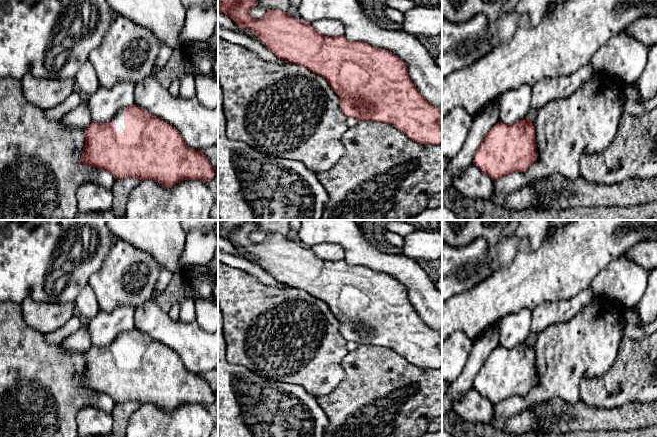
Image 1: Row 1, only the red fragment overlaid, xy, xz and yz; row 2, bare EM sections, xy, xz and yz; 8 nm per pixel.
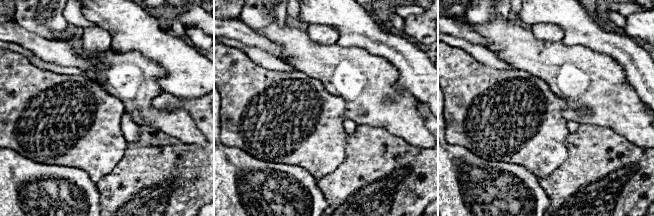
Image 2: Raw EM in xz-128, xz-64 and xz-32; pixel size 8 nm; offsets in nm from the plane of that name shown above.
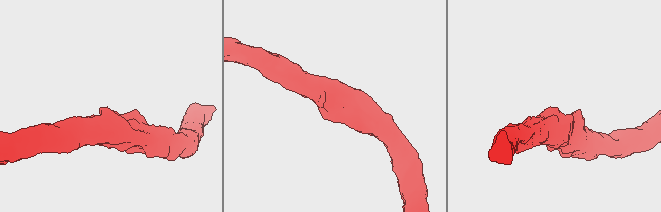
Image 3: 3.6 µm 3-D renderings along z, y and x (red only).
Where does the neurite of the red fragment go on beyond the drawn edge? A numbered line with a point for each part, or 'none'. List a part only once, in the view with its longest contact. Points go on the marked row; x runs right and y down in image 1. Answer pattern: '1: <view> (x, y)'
1: xy (118, 119)

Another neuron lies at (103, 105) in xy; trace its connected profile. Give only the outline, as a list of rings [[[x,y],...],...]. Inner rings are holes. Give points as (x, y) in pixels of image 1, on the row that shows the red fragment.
[[[117,83],[113,87],[99,89],[88,97],[88,109],[94,123],[108,123],[120,109],[134,104],[136,84]]]

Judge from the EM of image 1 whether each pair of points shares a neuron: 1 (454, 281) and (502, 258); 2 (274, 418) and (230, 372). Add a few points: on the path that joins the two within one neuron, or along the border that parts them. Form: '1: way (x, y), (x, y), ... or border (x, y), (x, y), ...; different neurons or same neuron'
1: way (466, 269), (476, 261), (490, 258); same neuron
2: way (263, 407), (239, 383); same neuron

